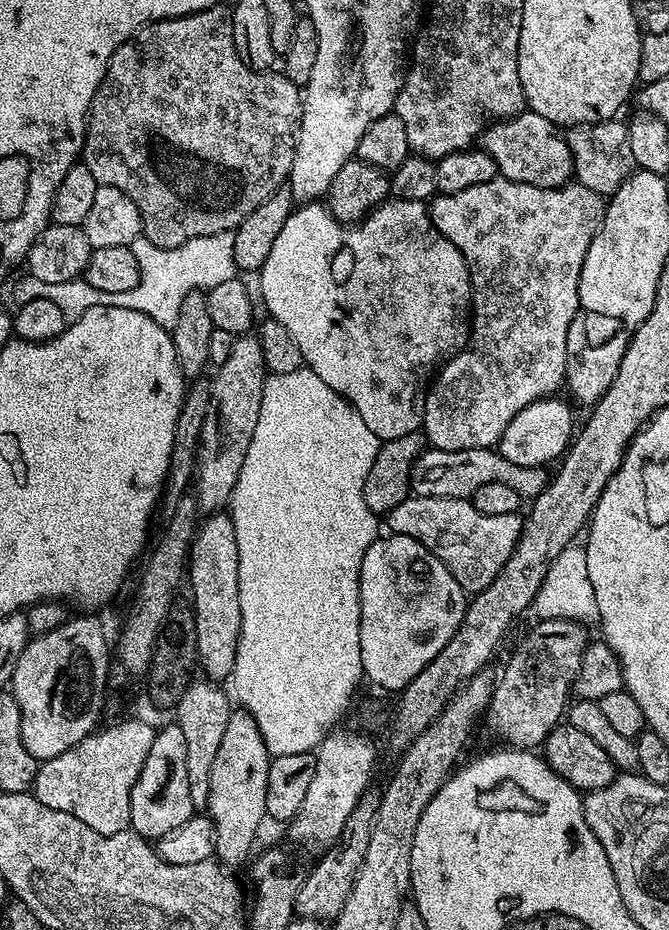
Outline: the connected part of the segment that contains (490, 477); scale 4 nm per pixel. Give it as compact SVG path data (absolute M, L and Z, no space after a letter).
M425 447L416 461L412 463L412 473L408 476L410 492L413 496L429 496L430 498L454 498L466 500L471 498L474 490L486 486L489 482L503 482L518 490L521 501L530 502L548 484L550 476L544 468L530 466L514 466L514 462L502 458L495 447L475 448L474 450L438 450Z

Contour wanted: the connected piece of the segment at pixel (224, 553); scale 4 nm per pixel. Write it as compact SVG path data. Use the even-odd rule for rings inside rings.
M227 511L205 515L199 521L188 553L186 584L192 587L190 607L196 627L199 671L209 681L227 681L234 670L242 630L242 602L238 602L238 542L234 522Z

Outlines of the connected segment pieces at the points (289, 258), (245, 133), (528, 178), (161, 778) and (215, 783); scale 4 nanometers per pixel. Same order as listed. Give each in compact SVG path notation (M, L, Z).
M389 198L383 204L373 208L363 220L350 225L336 219L323 203L304 204L297 207L286 218L278 239L270 249L270 255L261 266L260 296L268 307L267 315L273 320L282 322L290 338L332 338L332 354L342 354L342 384L348 386L344 399L357 406L372 404L370 423L374 434L380 441L402 438L411 432L420 432L424 423L424 398L430 387L430 381L445 362L461 352L468 343L470 335L470 305L472 303L472 283L466 262L454 246L436 227L432 225L432 214L429 205L423 200L397 200Z
M227 7L207 8L194 14L176 16L173 20L154 20L139 28L122 46L114 50L106 66L106 74L90 102L88 111L88 132L84 135L82 162L94 174L99 184L115 186L138 206L140 227L144 237L154 246L172 248L203 235L231 232L246 218L246 214L258 210L270 194L285 187L296 153L296 138L300 134L300 119L304 113L304 98L301 85L290 82L280 70L257 70L242 62L234 46L232 14Z
M522 110L508 120L489 124L482 133L482 147L494 158L496 171L503 179L539 188L562 188L573 179L574 169L568 141L556 132L542 114Z
M175 722L157 731L150 754L142 762L142 774L130 794L130 828L149 842L158 842L170 830L178 830L194 815L190 802L190 781L186 778L186 738Z
M232 710L228 713L226 731L210 770L210 794L207 815L216 827L215 859L221 865L233 866L249 859L248 851L256 840L260 823L266 820L266 778L270 757L266 742L258 730L258 722L249 712Z

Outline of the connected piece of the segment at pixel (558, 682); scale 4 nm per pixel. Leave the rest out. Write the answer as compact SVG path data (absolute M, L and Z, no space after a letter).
M541 620L533 625L525 634L524 641L513 650L504 673L495 681L492 701L486 709L488 728L500 742L506 742L510 748L525 750L539 749L556 725L565 719L566 709L574 692L576 675L582 666L582 654L590 642L589 629L577 620Z

